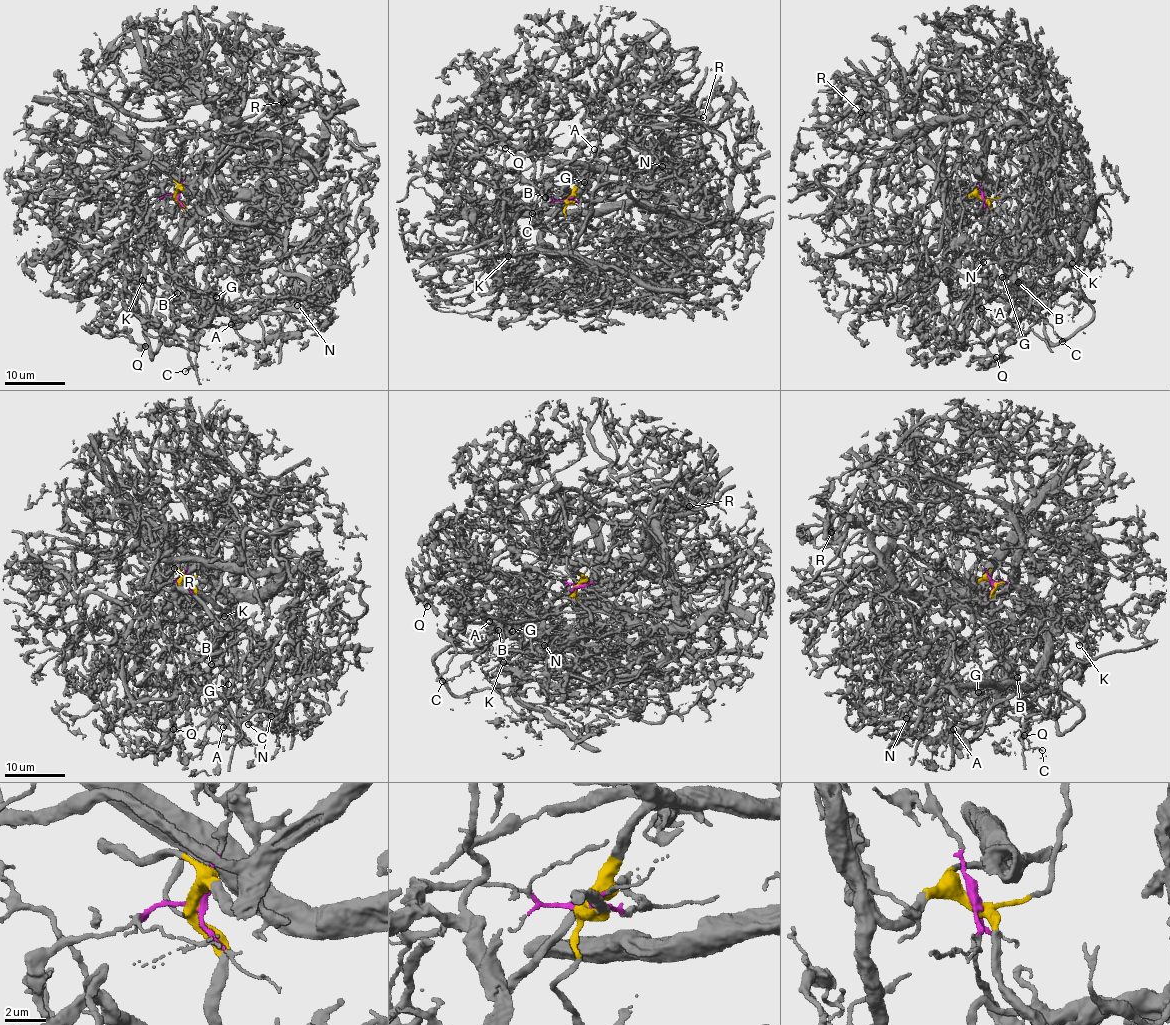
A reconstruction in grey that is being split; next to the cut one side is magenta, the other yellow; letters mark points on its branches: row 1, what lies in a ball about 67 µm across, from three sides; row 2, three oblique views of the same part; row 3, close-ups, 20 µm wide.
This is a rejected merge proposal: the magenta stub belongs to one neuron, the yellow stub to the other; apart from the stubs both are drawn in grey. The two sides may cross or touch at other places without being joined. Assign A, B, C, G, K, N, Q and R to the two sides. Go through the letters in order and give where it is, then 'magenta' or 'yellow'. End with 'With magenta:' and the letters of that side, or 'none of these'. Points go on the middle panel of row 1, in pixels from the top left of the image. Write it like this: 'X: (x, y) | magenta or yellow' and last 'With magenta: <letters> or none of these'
A: (594, 149) | magenta
B: (545, 197) | magenta
C: (532, 213) | magenta
G: (584, 182) | magenta
K: (508, 256) | magenta
N: (662, 166) | magenta
Q: (505, 148) | yellow
R: (703, 117) | yellow
With magenta: A, B, C, G, K, N

